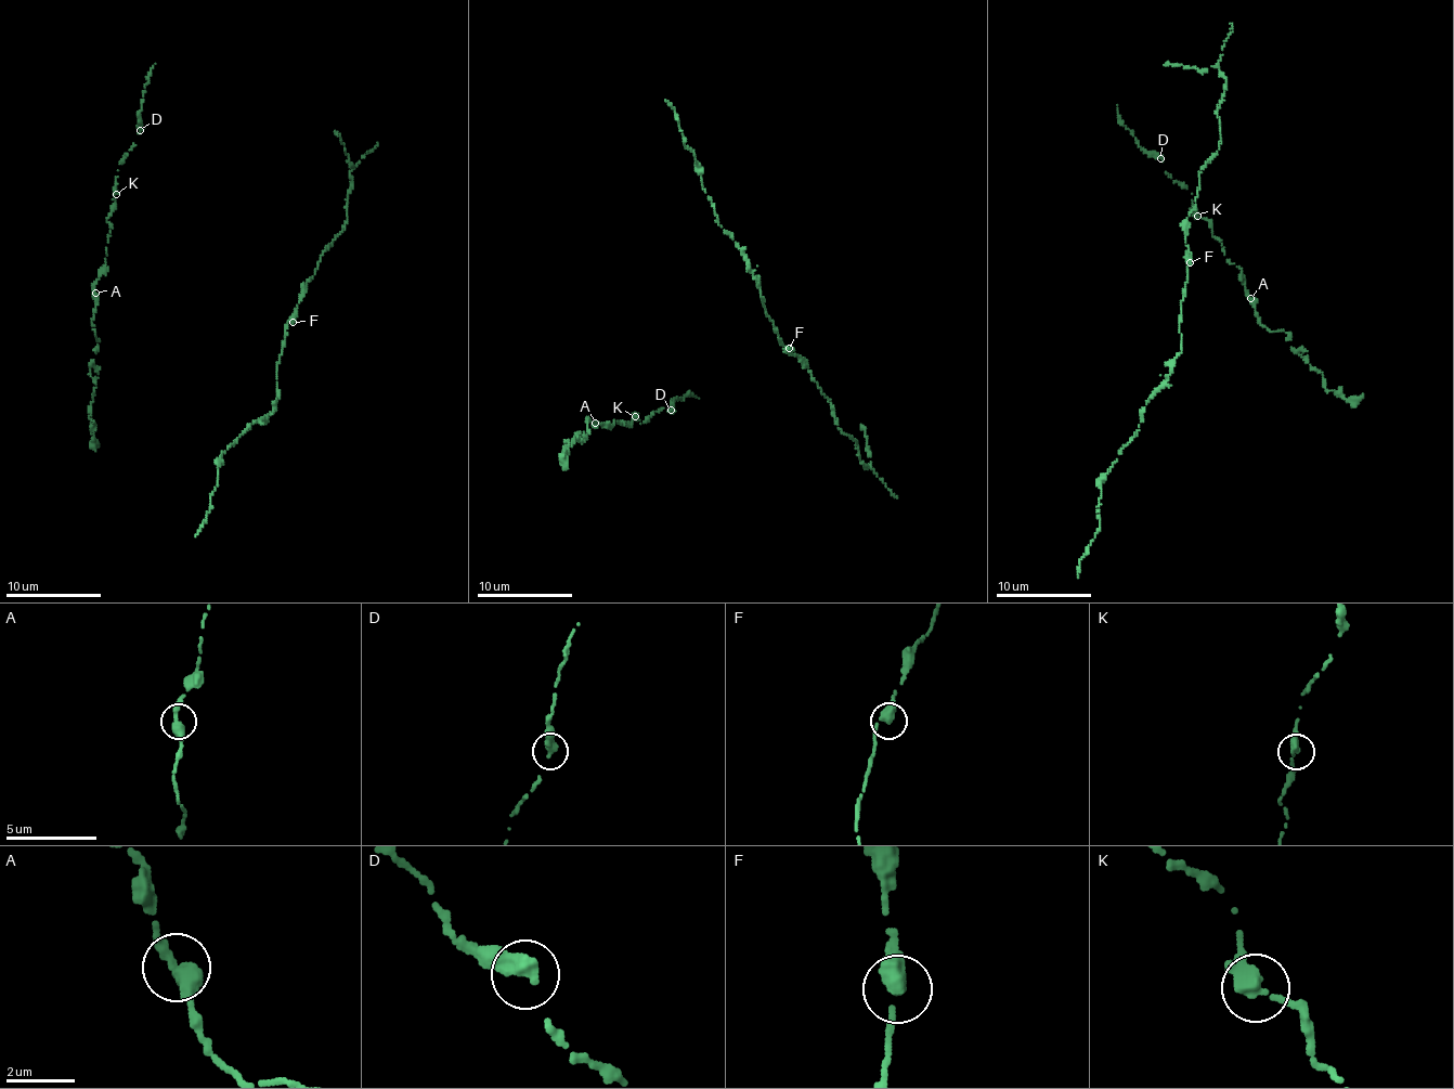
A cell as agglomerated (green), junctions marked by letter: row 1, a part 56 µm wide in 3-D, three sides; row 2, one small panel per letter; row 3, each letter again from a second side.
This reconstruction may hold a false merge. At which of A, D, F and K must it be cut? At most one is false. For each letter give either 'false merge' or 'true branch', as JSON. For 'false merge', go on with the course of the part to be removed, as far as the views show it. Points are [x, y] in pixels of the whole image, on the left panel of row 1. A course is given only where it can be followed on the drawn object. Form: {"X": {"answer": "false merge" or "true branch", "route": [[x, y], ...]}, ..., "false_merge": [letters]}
{"A": {"answer": "true branch"}, "D": {"answer": "true branch"}, "F": {"answer": "true branch"}, "K": {"answer": "true branch"}, "false_merge": []}

